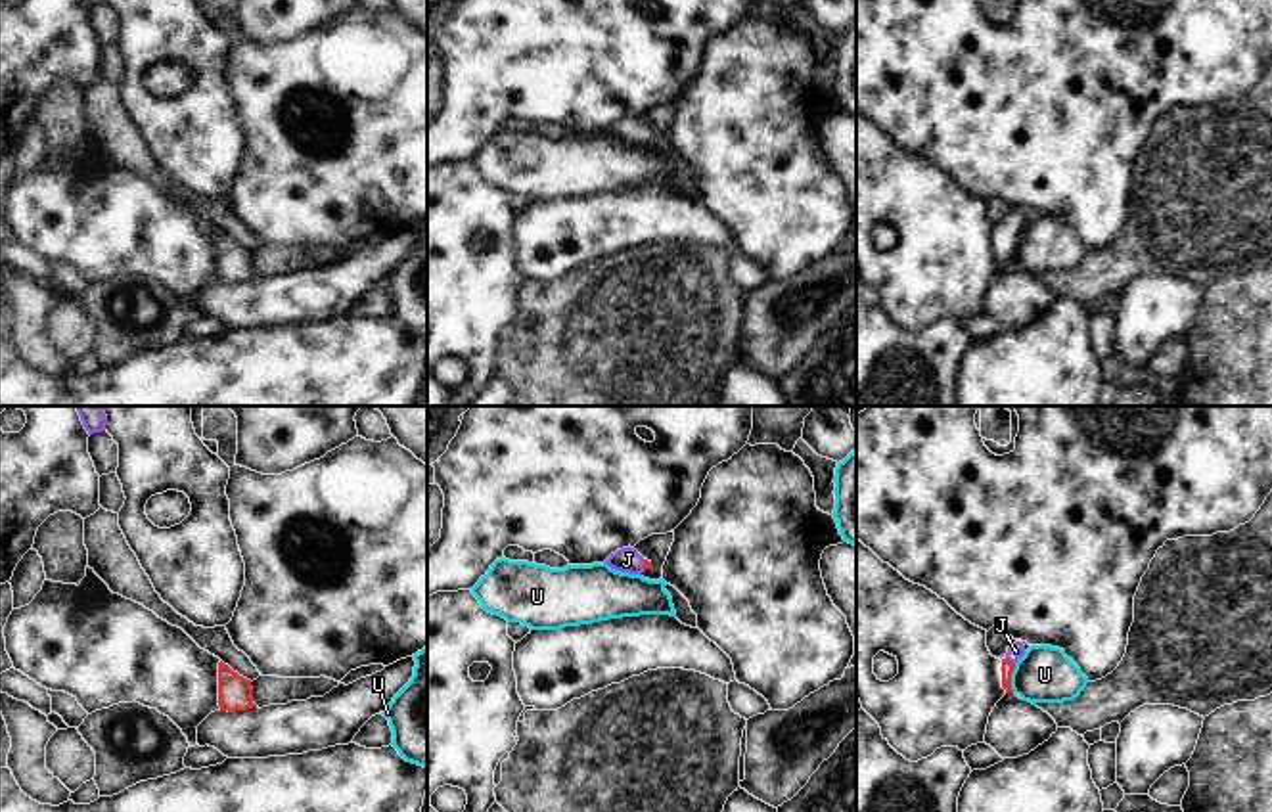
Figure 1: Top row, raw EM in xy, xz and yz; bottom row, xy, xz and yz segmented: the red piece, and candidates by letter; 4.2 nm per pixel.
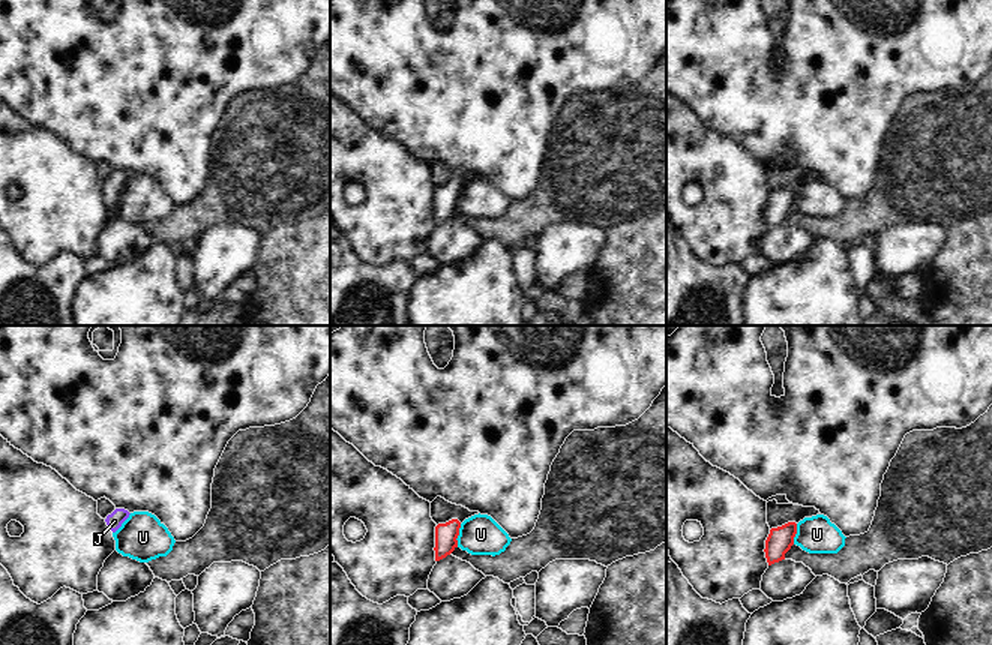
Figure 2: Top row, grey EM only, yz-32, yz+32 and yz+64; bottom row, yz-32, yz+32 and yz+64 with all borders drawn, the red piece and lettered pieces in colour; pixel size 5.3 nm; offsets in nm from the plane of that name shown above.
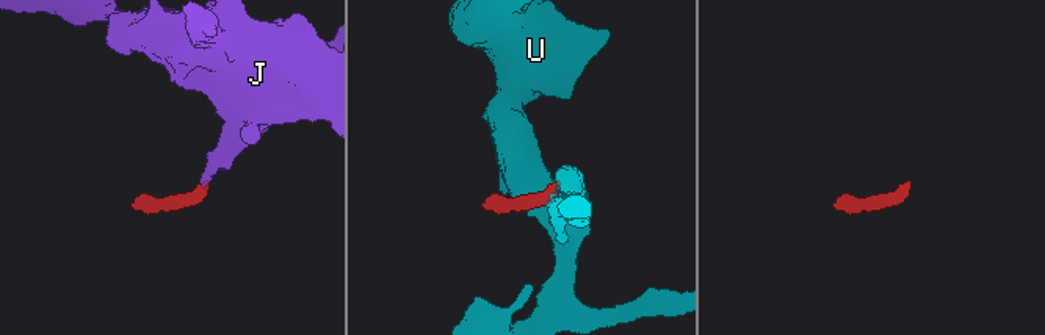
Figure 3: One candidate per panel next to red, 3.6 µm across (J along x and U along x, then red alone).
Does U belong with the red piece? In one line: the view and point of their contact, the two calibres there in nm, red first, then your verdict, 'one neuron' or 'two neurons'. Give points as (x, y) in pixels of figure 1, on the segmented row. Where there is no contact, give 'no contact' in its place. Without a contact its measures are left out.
contact yz (1010, 678); calibres 50 and 240 nm; two neurons

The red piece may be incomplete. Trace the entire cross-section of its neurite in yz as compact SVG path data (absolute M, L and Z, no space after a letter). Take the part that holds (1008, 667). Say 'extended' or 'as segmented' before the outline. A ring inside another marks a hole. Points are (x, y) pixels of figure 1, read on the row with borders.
extended | M1015 642L1008 647L1006 657L1002 659L1002 688L1006 693L1013 693L1011 689L1011 672L1015 668L1015 663L1025 655L1025 645L1021 642Z

